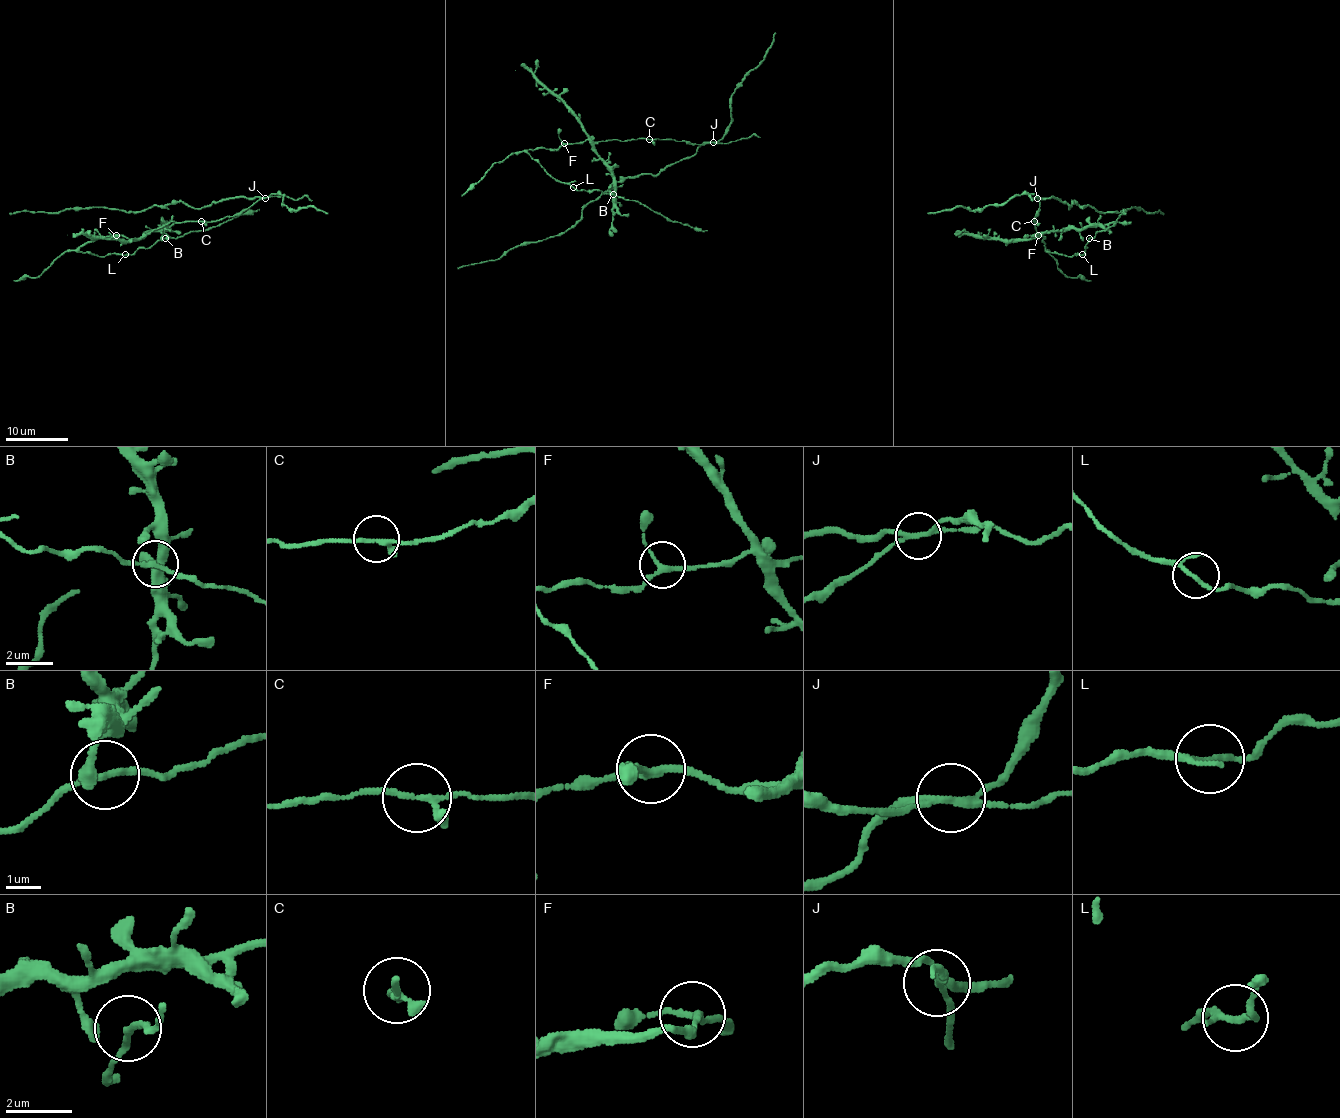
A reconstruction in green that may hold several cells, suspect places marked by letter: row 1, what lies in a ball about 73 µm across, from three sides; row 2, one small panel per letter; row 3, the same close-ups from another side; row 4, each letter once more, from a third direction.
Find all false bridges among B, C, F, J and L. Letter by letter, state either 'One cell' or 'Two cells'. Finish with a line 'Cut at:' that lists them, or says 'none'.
B: One cell
C: One cell
F: One cell
J: Two cells
L: One cell
Cut at: J

